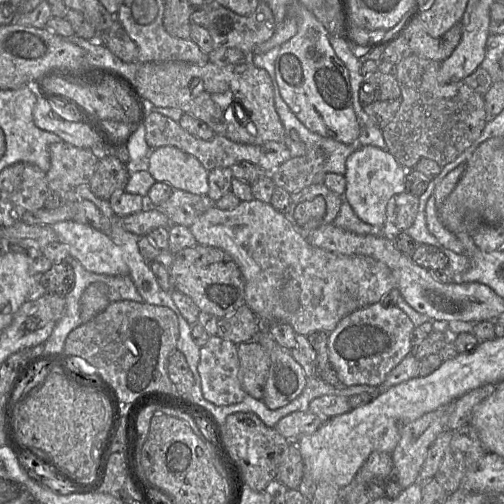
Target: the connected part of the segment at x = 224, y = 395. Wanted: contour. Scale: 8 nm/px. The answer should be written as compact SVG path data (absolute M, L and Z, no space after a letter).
M218 335L200 348L198 372L203 397L217 406L240 403L246 393L239 378L238 344Z

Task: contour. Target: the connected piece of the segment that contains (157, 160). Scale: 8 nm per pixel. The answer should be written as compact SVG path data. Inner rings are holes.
M174 146L151 149L147 171L158 182L192 194L207 195L208 172L200 161Z

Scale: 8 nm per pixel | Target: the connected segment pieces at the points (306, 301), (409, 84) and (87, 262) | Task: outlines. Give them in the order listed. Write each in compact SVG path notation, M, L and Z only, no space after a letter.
M252 199L251 201L241 202L232 210L220 210L217 207L212 207L198 217L189 229L198 244L220 248L234 259L244 278L245 303L258 316L258 318L263 321L264 324L267 324L267 329L268 322L284 322L289 324L295 333L299 335L308 336L316 331L331 332L347 315L359 308L379 302L388 292L393 289L397 289L397 280L395 276L383 262L367 256L341 255L311 245L294 229L293 225L288 221L285 215L276 211L270 203L264 203L262 201Z
M411 54L396 64L395 77L401 91L401 104L393 119L381 131L386 150L406 170L413 169L421 158L431 159L444 167L464 152L480 136L487 124L483 95L463 81L440 84L437 81L440 63Z
M73 220L53 224L57 241L68 246L69 256L87 271L105 275L129 275L122 249L104 232Z

